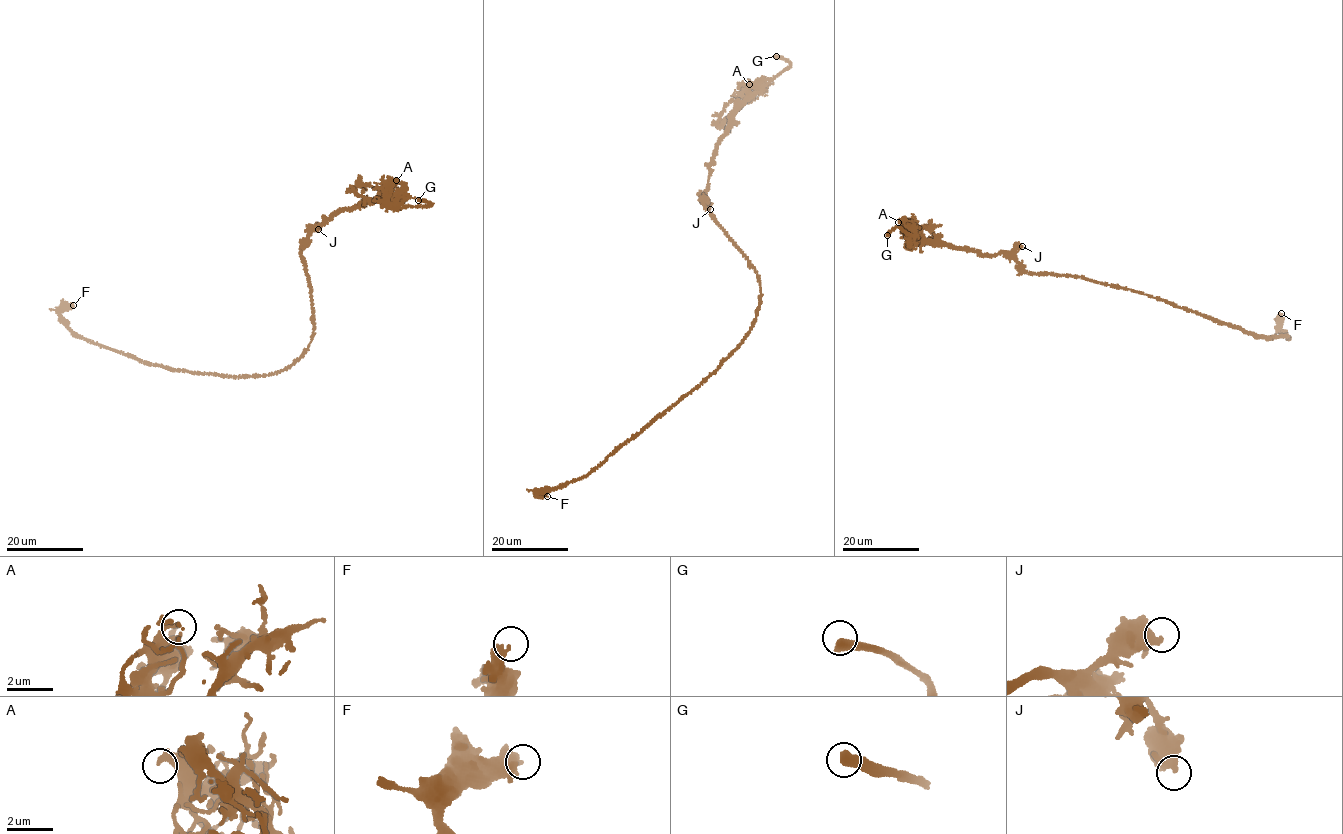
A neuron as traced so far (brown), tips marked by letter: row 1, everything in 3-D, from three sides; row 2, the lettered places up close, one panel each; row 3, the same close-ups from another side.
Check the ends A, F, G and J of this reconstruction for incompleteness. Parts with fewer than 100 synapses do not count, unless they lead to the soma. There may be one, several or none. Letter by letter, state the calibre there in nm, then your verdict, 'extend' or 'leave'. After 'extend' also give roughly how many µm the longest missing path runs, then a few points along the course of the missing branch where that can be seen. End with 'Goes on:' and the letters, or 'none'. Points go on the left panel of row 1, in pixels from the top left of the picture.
A: 320 nm | leave
F: 400 nm | leave
G: 480 nm | extend | 45 µm | (418, 200), (394, 196), (388, 188), (365, 180), (306, 184), (289, 175)
J: 400 nm | leave
Goes on: G

